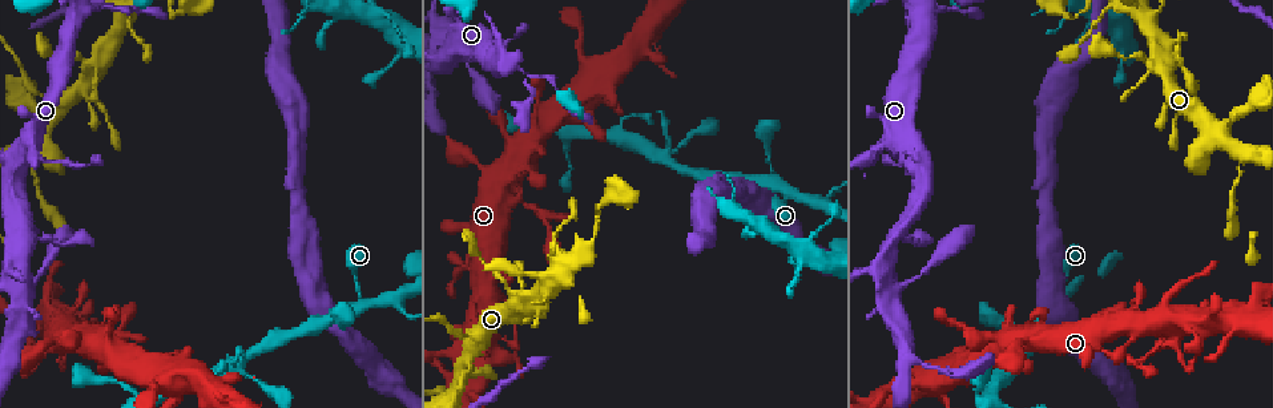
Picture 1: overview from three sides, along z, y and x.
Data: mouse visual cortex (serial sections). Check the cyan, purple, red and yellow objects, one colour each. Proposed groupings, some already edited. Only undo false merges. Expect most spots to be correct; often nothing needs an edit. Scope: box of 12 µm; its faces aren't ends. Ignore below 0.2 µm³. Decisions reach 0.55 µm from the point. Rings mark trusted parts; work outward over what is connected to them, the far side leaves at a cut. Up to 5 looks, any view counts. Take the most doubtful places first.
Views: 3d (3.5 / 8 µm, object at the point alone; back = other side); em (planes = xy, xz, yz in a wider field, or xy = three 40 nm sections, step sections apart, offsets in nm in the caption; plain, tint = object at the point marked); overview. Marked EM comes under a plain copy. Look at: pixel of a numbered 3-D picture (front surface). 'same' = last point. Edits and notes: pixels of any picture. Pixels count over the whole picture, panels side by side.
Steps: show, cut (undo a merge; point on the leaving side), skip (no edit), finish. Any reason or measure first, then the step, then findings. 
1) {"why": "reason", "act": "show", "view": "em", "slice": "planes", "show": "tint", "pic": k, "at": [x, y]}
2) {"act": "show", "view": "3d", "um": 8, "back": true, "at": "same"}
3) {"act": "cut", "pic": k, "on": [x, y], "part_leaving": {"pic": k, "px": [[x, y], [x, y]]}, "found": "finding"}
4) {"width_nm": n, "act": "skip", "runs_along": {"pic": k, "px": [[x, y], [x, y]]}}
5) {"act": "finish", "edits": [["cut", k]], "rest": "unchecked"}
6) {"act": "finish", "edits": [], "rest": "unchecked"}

{"why": "two arms in line, one across", "act": "show", "view": "3d", "um": 3.5, "back": true, "pic": 1, "at": [393, 302]}

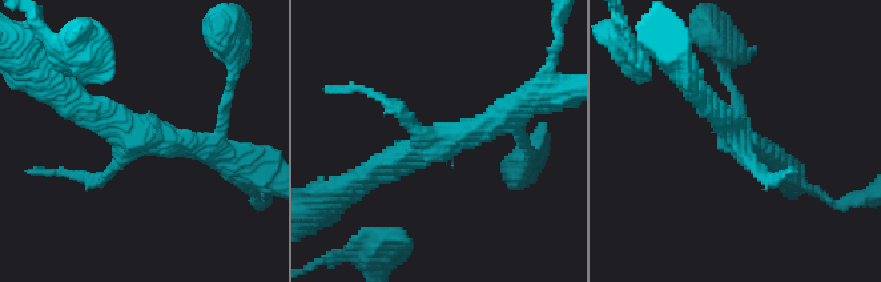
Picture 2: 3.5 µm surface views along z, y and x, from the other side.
{"arms": 3, "arm_widths_nm": [150, 250, 300], "why": "shape alone is not enough", "act": "show", "view": "em", "slice": "xy", "step": 5, "show": "tint", "pic": 2, "at": [734, 136]}

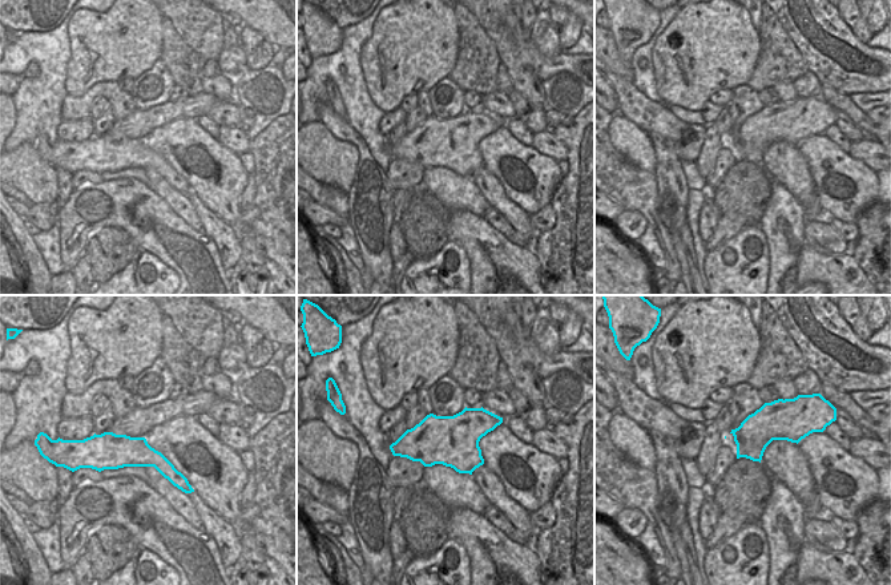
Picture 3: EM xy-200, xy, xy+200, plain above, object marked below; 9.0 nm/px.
{"act": "skip", "found": "continuous, no second cell"}

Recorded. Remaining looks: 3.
{"why": "thin neck", "act": "show", "view": "3d", "um": 3.5, "back": true, "pic": 1, "at": [920, 274]}

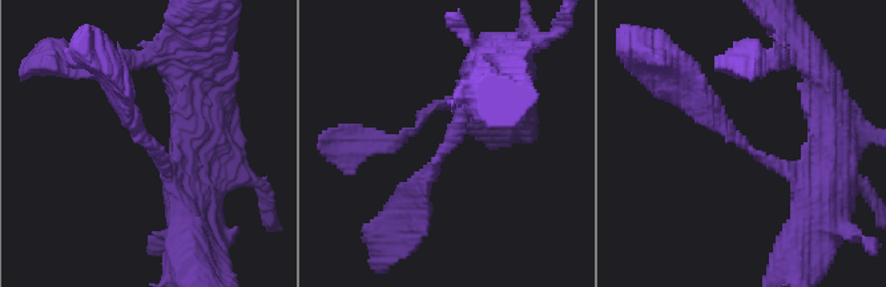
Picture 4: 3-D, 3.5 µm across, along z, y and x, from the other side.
{"why": "now the EM", "act": "show", "view": "em", "slice": "xy", "step": 1, "show": "tint", "pic": 4, "at": [455, 145]}

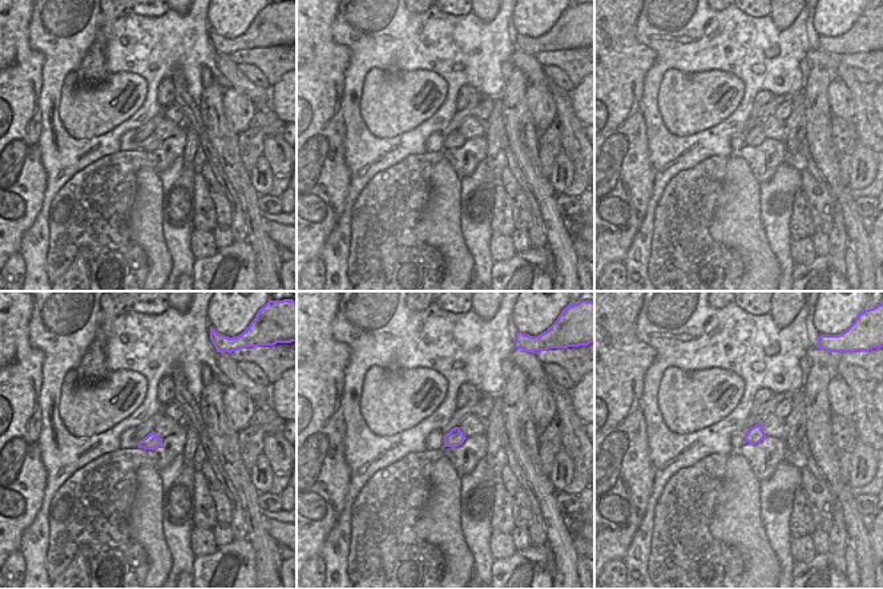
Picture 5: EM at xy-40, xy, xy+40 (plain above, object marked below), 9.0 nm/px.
{"width_nm": 160, "act": "skip", "runs_along": {"pic": 4, "px": [[825, 201], [733, 140], [692, 91]]}, "found": "one cell here"}

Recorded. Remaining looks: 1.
{"act": "finish", "edits": [], "rest": "unchecked"}

